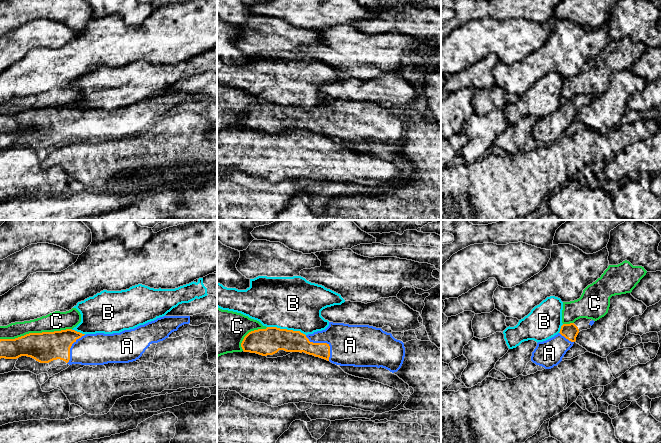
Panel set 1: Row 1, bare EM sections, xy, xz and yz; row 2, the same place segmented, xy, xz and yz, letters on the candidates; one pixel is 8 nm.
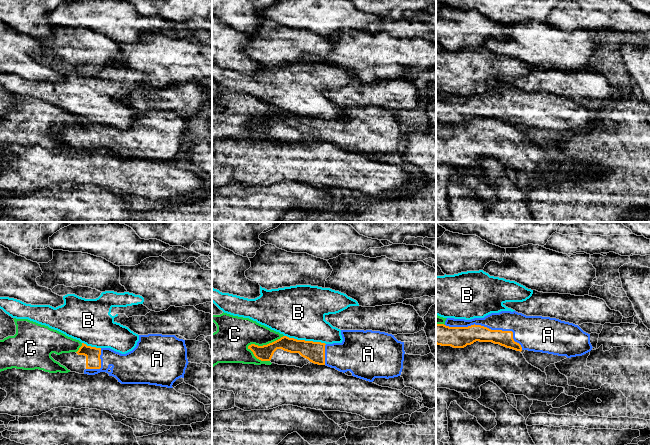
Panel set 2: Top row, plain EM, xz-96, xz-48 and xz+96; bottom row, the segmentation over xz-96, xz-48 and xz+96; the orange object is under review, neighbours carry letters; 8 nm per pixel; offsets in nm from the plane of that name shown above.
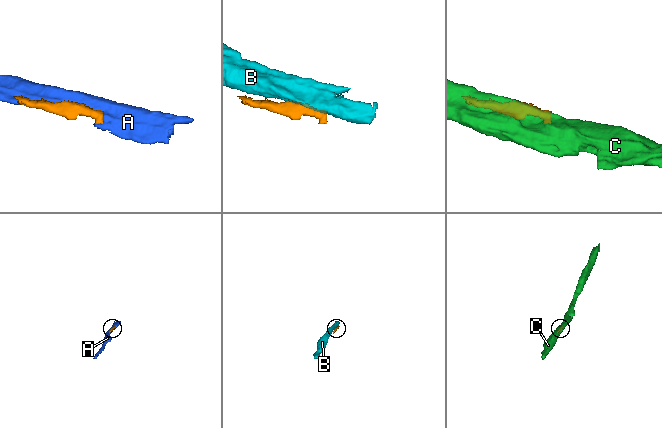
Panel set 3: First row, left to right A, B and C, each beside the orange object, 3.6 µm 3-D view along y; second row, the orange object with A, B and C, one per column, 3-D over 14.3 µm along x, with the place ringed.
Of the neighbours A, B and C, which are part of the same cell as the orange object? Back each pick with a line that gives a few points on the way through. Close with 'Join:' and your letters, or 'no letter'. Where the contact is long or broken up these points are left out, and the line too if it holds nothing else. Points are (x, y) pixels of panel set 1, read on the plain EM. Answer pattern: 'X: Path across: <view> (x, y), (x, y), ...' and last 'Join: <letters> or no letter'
Join: A

